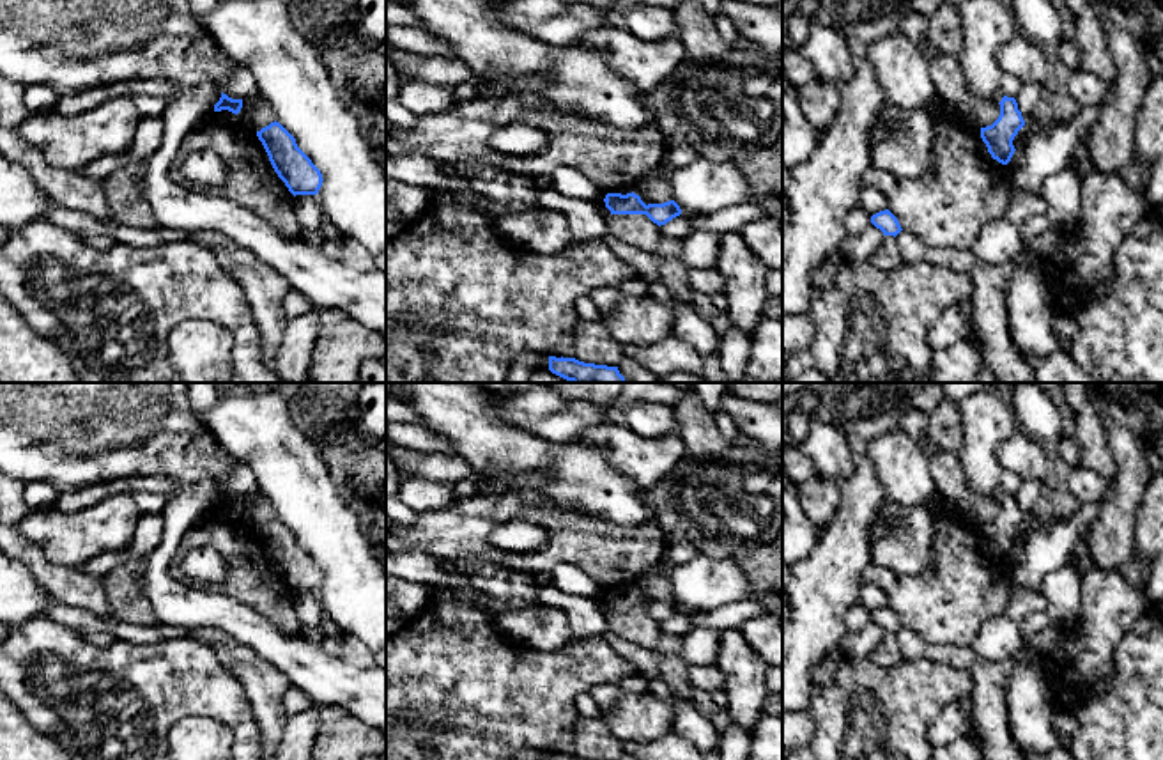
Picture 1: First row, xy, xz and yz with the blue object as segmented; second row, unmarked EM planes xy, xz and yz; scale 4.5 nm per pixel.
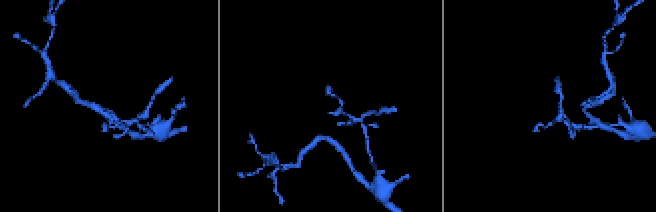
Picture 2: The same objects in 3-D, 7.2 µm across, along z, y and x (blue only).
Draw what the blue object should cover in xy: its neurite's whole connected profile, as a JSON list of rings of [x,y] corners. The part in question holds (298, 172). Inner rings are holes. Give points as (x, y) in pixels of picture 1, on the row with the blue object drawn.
[[[274,120],[262,128],[257,131],[257,136],[274,172],[294,197],[319,193],[324,181],[320,170],[297,147],[296,138],[280,122]]]

